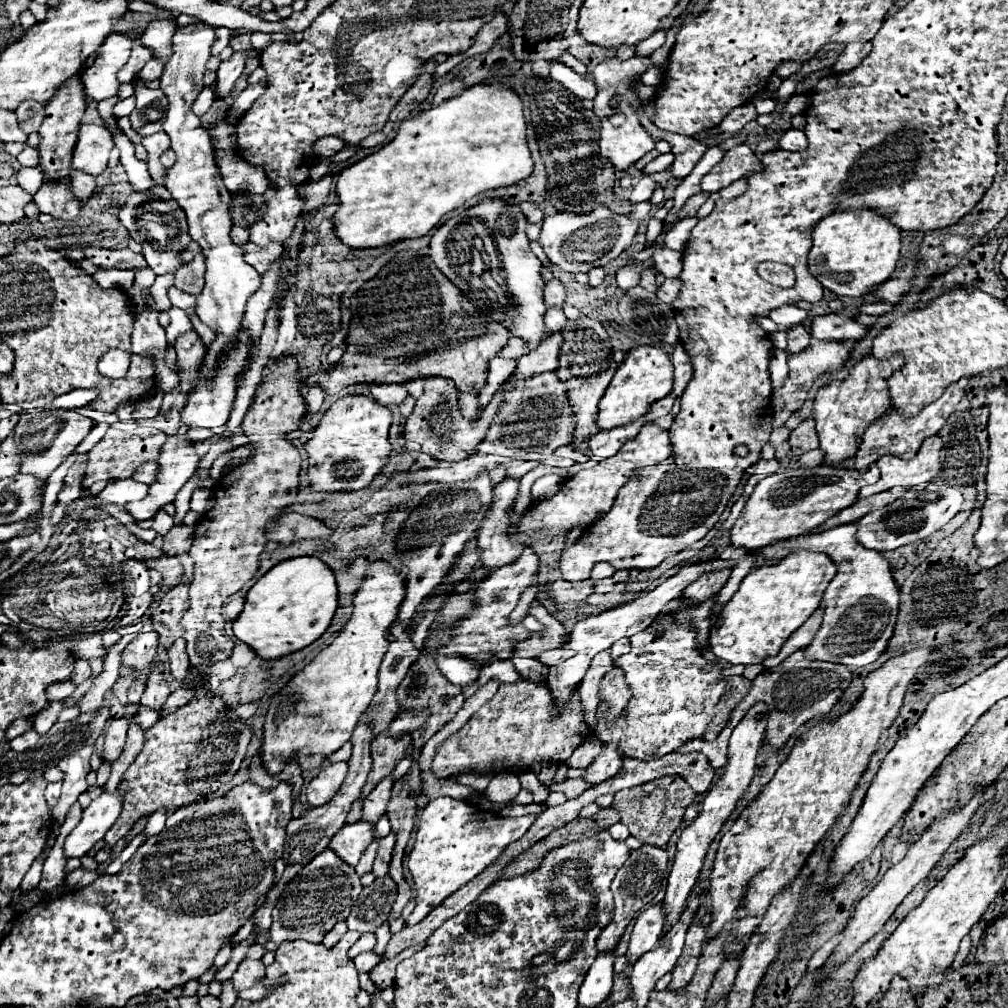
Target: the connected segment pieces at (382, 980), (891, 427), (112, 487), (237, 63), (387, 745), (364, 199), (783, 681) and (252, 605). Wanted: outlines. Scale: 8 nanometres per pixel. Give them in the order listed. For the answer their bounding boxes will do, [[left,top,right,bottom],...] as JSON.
[[370,941,426,989],[854,383,962,471],[96,479,148,509],[216,53,246,101],[362,731,410,797],[332,67,534,249],[676,651,852,769],[232,557,338,659]]

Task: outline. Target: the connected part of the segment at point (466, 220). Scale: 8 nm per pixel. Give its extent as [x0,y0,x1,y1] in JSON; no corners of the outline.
[430,199,546,345]

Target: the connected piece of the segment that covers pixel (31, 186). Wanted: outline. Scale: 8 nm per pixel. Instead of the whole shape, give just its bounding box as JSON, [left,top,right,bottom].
[18,167,44,193]

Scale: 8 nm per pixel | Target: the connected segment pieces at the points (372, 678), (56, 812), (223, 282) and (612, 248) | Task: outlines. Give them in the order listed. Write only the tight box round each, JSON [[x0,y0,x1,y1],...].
[[260,559,406,773],[52,745,94,831],[160,19,260,351],[538,201,652,273]]

